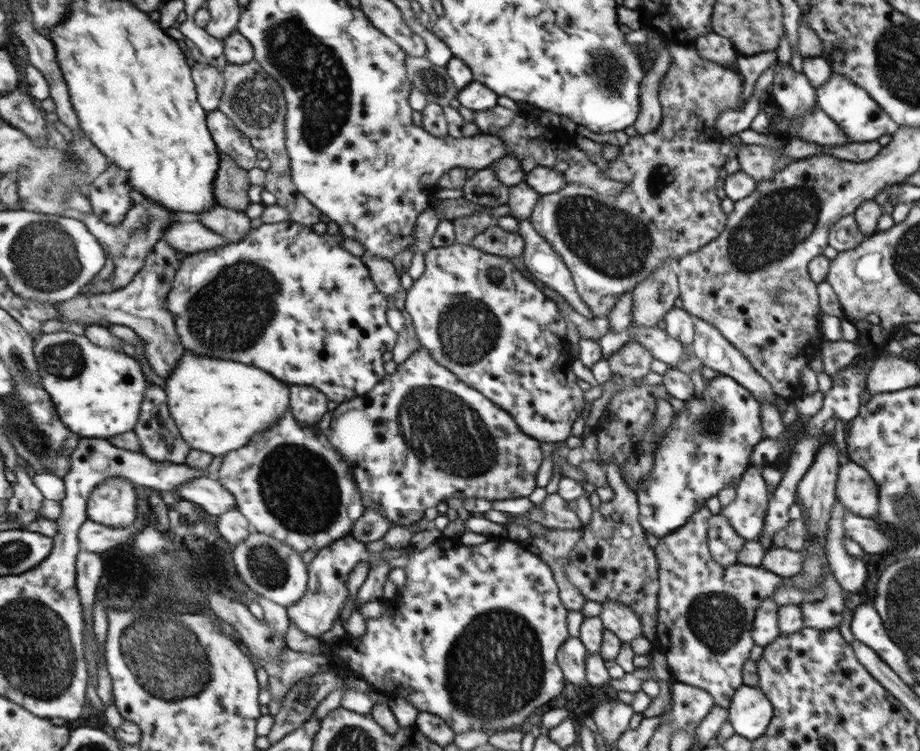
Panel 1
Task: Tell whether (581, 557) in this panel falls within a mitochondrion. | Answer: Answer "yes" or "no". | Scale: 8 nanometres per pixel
no

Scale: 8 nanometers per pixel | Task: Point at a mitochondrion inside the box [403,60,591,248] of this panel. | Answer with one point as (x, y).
(435, 83)

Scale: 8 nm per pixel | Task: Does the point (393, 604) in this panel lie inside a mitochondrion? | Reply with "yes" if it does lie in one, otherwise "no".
no

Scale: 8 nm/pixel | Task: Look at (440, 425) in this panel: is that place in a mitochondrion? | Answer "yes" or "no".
yes

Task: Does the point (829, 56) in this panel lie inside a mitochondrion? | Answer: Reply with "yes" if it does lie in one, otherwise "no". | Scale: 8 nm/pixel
no

